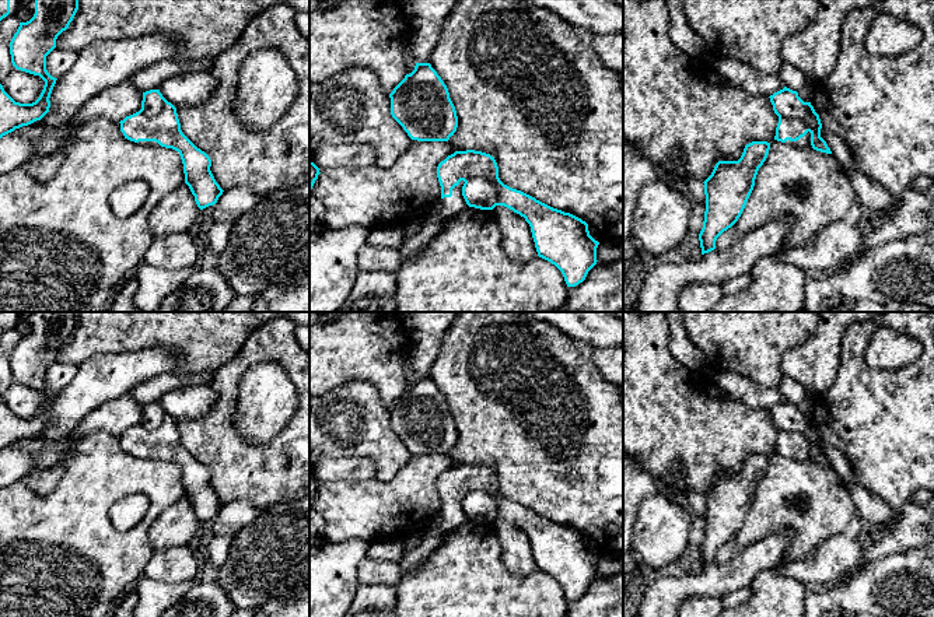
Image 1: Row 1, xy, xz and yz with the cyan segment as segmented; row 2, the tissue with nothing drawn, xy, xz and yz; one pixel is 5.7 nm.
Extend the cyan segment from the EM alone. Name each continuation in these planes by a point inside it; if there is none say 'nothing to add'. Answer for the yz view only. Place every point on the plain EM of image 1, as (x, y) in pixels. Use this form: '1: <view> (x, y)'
1: yz (805, 454)

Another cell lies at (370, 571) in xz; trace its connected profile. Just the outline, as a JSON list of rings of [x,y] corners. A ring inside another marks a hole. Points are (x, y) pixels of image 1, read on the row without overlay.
[[[365,557],[358,565],[360,585],[396,586],[400,579],[400,562],[386,560],[371,560]]]

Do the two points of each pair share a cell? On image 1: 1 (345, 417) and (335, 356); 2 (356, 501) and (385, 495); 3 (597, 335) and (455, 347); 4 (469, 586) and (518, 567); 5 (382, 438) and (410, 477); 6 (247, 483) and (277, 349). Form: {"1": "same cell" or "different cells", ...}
{"1": "different cells", "2": "same cell", "3": "different cells", "4": "different cells", "5": "different cells", "6": "same cell"}

